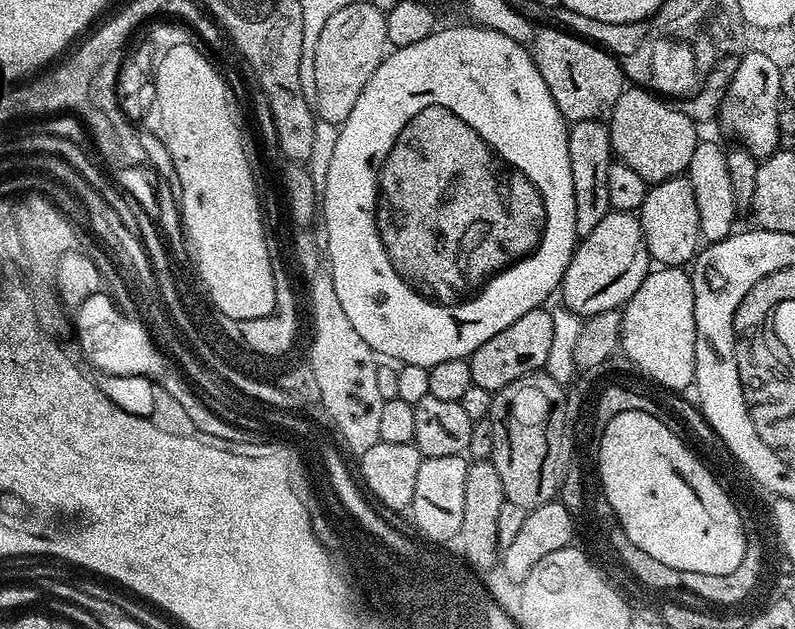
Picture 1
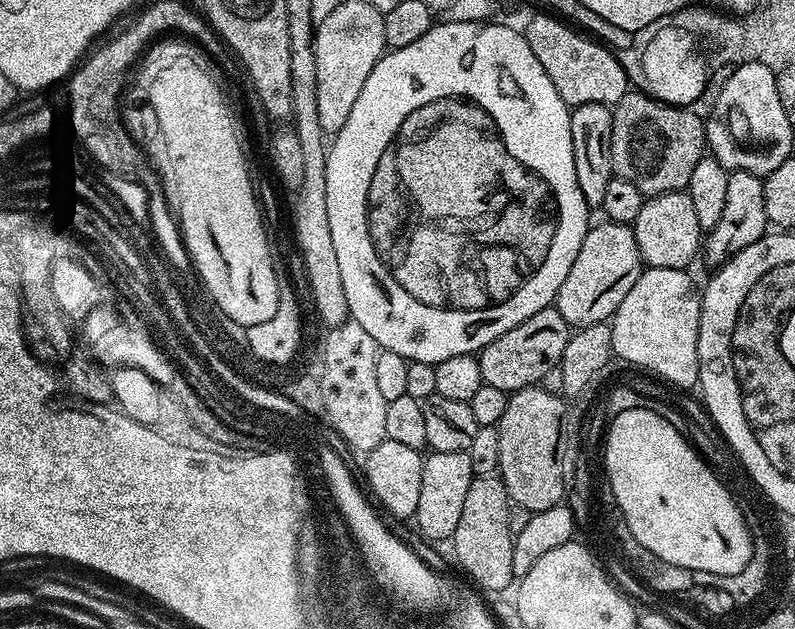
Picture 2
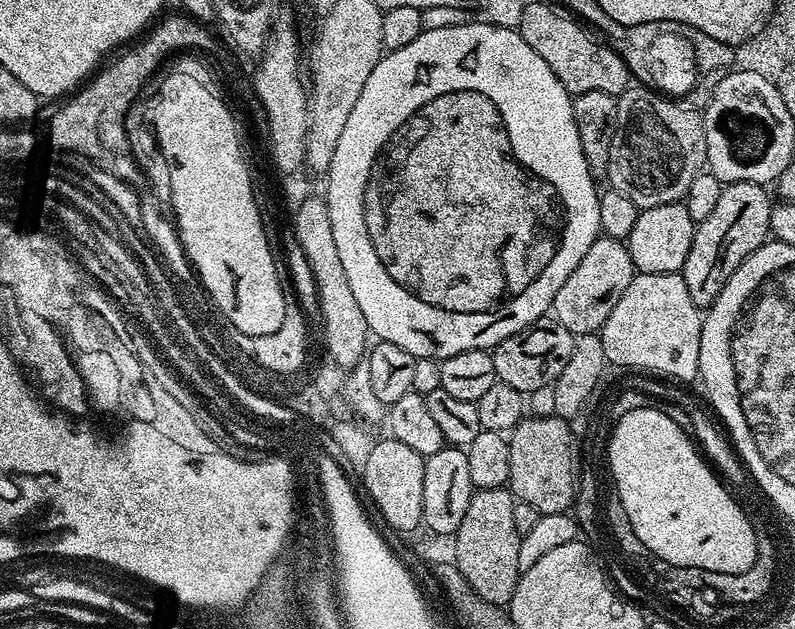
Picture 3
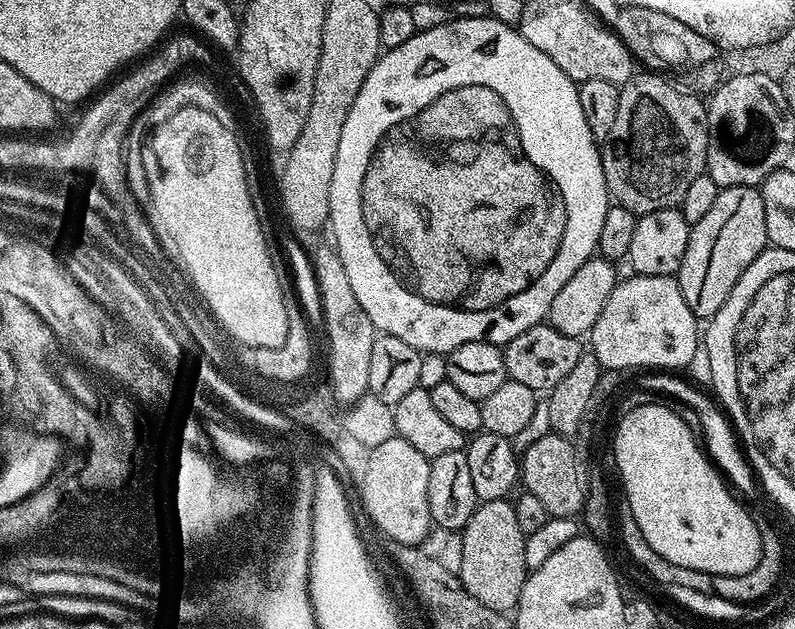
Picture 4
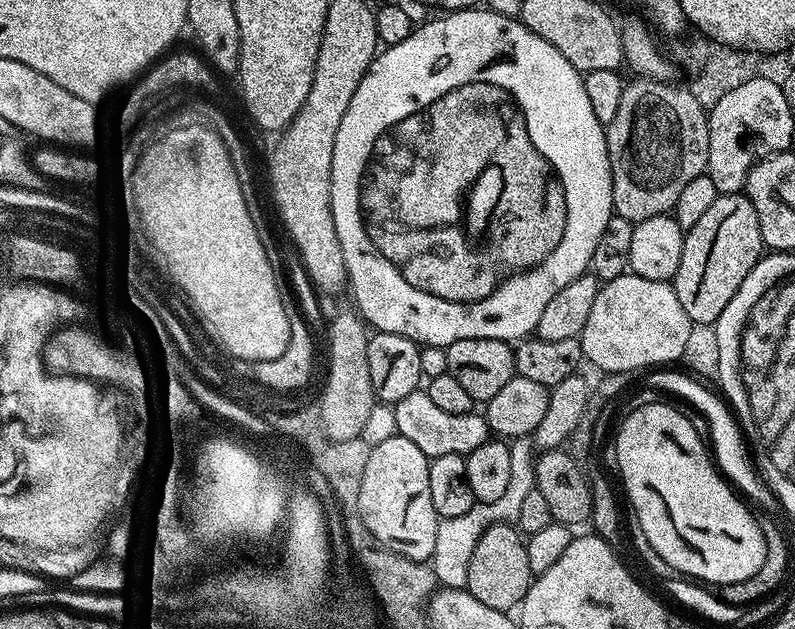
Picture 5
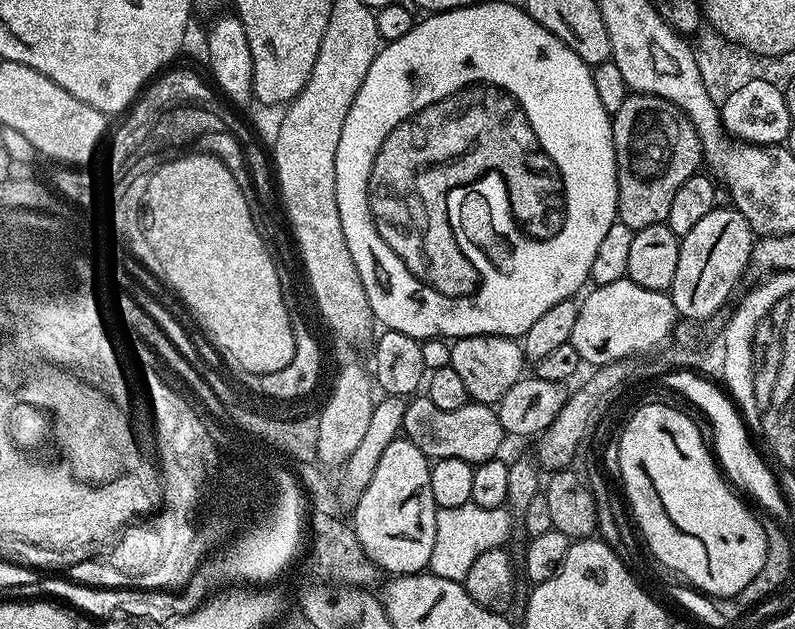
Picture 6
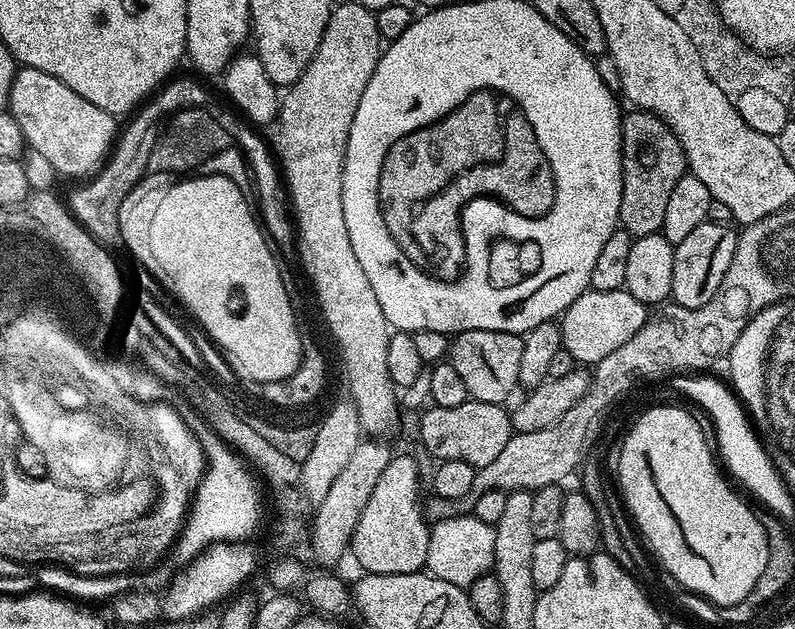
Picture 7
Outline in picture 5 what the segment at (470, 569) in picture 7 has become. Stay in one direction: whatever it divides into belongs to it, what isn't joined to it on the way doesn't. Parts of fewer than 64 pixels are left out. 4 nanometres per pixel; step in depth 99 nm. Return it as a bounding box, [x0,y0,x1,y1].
[430,436,536,588]

